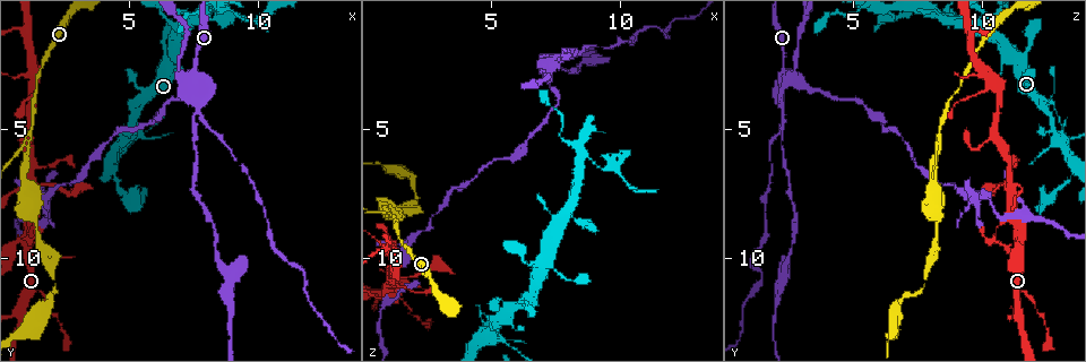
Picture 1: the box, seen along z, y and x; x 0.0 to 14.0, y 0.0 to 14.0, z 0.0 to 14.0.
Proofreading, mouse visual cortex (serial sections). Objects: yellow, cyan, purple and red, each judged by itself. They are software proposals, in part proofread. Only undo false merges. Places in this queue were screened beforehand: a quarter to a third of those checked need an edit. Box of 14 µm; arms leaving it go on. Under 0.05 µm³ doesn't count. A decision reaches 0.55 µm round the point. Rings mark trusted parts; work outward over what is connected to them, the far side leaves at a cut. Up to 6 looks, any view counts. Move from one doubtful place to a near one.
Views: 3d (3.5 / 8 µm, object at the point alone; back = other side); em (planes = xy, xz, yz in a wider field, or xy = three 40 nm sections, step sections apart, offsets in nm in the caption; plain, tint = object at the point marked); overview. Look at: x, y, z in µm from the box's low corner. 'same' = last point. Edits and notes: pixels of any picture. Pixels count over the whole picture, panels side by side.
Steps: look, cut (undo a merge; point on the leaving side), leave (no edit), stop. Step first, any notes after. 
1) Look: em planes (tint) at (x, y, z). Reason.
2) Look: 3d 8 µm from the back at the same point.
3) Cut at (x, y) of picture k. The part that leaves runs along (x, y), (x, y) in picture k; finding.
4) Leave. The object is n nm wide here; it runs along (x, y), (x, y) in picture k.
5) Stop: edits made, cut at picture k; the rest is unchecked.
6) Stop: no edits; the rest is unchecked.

Look: 3d 3.5 µm at (7.6, 4.2, 2.2). A fork.

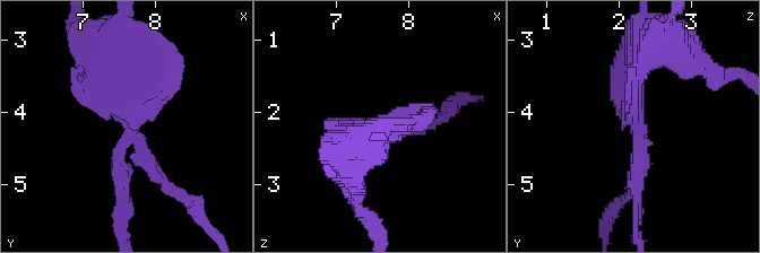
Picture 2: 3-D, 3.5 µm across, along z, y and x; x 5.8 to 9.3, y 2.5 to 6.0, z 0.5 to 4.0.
Look: em xy step 5 (tint) at (7.65, 4.25, 2.30). Need the tissue.

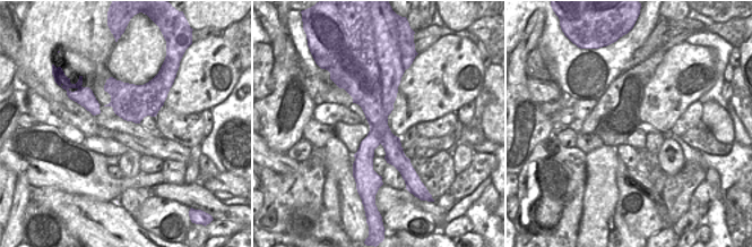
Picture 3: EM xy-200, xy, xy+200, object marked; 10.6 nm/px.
Cut at (430, 112) of picture 2. The part that leaves runs along (366, 142), (345, 154), (366, 217) in picture 2; two cells meet here.

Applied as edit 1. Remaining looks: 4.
Look: overview. Redraw.

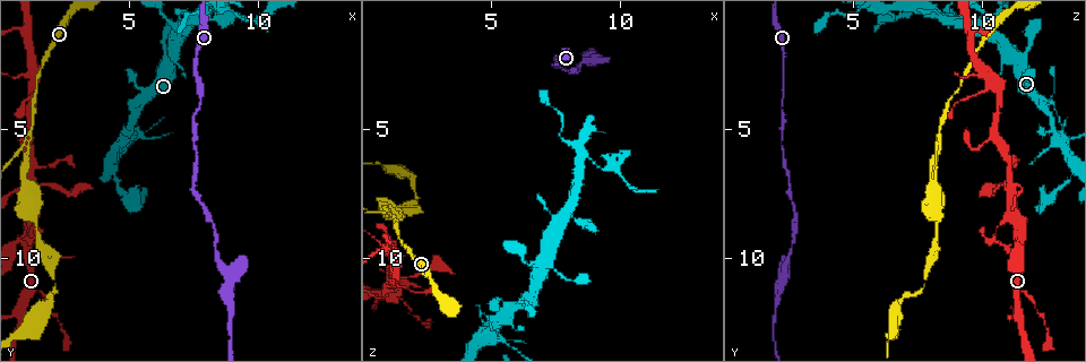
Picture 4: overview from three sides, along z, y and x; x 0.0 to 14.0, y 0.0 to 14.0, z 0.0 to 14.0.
Look: 3d 3.5 µm from the back at (1.0, 9.3, 11.5). A narrow waist.

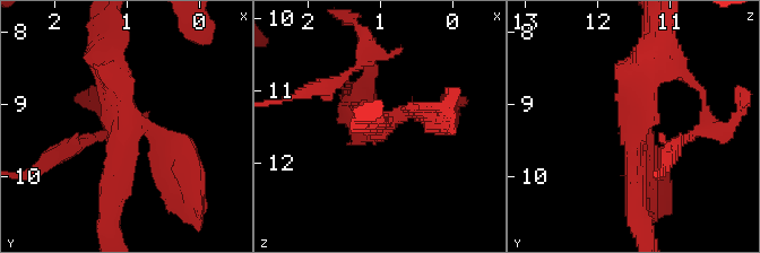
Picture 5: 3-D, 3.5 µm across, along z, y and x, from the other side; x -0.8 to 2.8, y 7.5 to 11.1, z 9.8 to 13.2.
Look: em xy step 2 (tint) at (1.00, 9.30, 11.50).

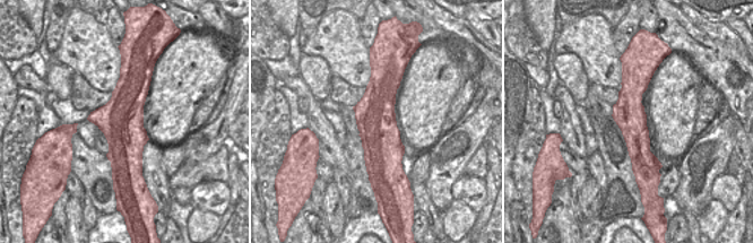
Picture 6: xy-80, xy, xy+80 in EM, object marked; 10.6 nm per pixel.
Leave. The arms are 250, 300, 350 nm wide; it runs along (626, 71), (639, 167) in picture 6; one cell here.

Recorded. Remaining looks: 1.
Stop: edits made, cut at picture 2; the rest is unchecked.

